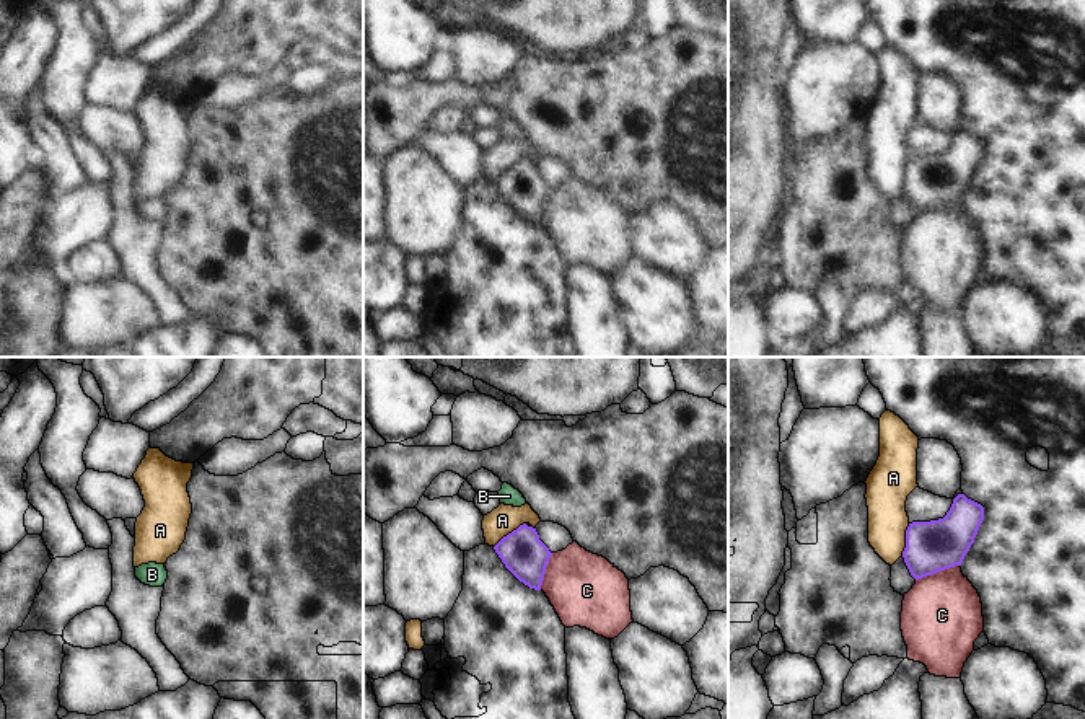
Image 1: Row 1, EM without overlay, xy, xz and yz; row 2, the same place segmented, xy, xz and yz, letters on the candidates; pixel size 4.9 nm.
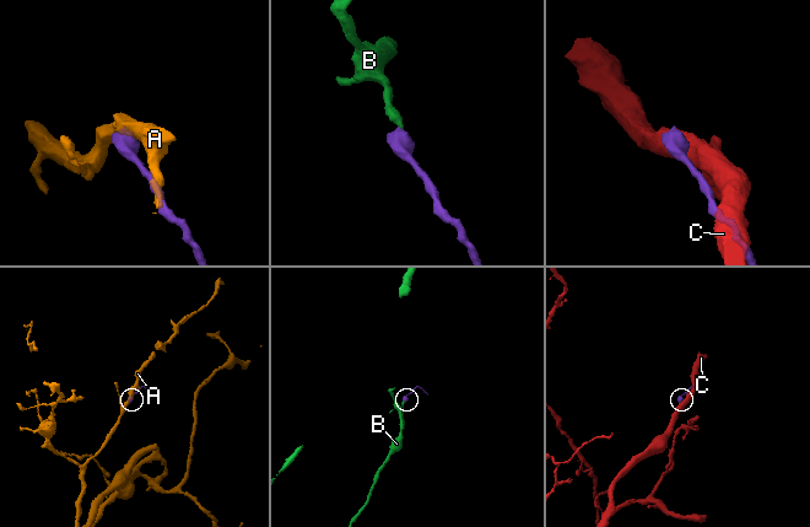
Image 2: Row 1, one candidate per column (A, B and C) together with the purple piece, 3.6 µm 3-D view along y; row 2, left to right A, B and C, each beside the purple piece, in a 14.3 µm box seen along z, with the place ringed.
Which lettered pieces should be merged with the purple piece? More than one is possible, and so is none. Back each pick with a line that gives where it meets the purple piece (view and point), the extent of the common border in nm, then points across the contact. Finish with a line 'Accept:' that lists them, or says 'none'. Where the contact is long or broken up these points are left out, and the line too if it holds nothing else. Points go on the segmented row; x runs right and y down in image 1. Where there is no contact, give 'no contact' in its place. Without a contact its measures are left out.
B: meets purple in xz at (527, 525); contact 40 nm long; runs through xz (522, 551), (527, 525), (527, 524)
Accept: B

